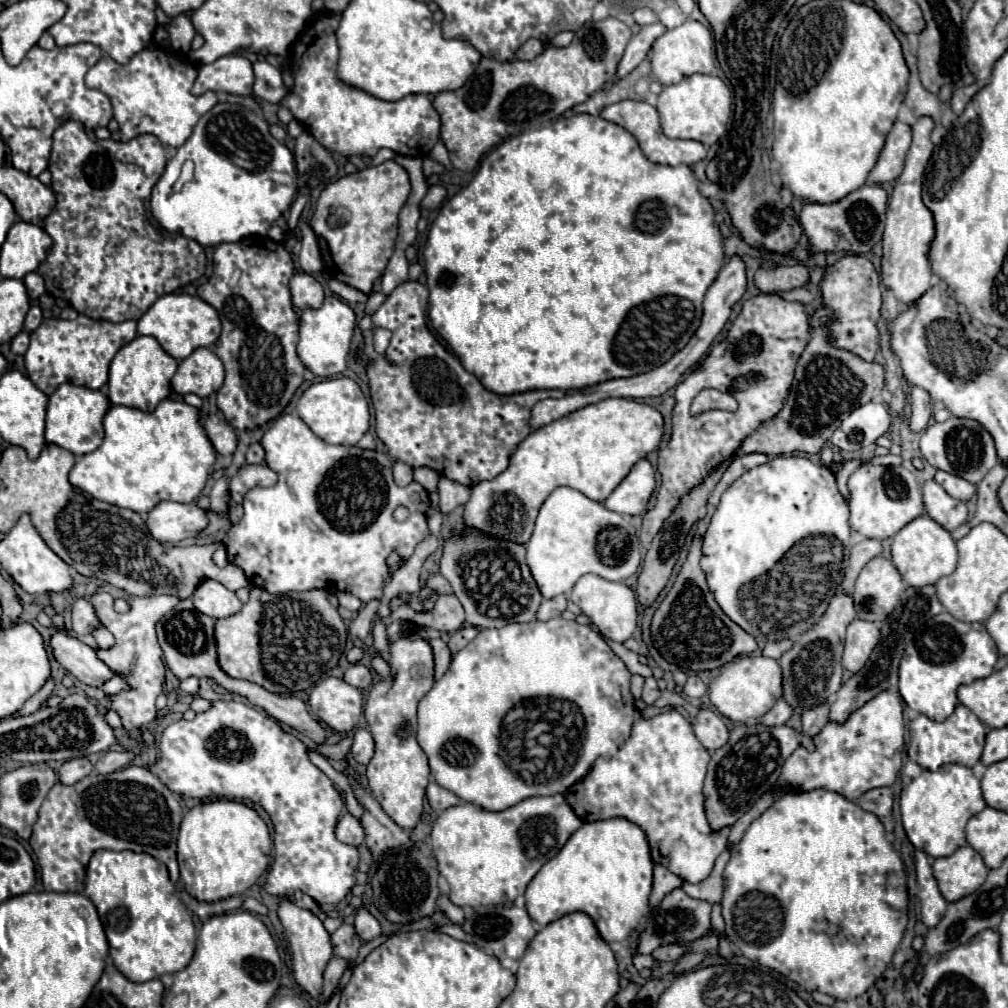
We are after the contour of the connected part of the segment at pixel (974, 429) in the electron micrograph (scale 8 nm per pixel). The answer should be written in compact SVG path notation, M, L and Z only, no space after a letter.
M949 417L945 423L931 423L923 431L919 447L921 447L923 459L929 465L933 465L935 469L953 473L953 475L957 475L969 483L975 483L975 485L999 461L993 437L989 435L989 431L985 431L985 427L981 427L981 423L977 423L973 419Z

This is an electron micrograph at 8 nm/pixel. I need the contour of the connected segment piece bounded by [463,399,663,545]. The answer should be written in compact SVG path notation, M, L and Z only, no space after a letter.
M603 399L577 409L549 425L533 429L515 447L509 467L501 475L471 487L471 499L463 511L463 527L477 529L493 539L509 539L525 545L533 533L539 507L553 489L565 485L603 503L631 467L657 449L661 437L661 413L633 399Z

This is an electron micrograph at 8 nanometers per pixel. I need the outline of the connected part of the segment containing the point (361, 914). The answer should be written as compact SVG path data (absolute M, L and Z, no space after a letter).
M359 907L359 909L357 909L355 929L357 929L357 935L359 935L363 941L371 941L371 939L375 939L375 937L381 935L381 925L379 925L379 921L377 921L365 907Z

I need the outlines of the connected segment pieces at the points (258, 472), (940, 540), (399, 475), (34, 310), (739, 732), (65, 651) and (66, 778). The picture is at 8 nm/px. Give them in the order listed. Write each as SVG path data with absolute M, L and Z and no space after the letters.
M243 465L229 483L231 501L241 503L245 493L257 487L271 487L277 483L277 473L271 471L267 465Z
M919 515L913 519L913 523L907 523L891 543L893 553L893 565L899 569L901 577L911 587L925 587L937 583L937 579L951 575L957 567L957 545L945 527L941 527L937 521L929 519L929 515Z
M395 461L393 463L393 477L397 485L409 485L413 481L413 469L407 463Z
M33 305L31 309L29 309L29 313L27 313L27 317L25 317L25 331L35 331L37 327L39 327L39 323L41 323L41 309L37 307L37 305Z
M755 721L733 727L727 745L713 751L705 777L705 813L711 829L717 833L725 827L733 827L755 805L755 801L777 783L785 759L799 745L799 735L787 725L767 727Z
M55 633L51 639L55 659L83 685L103 687L115 673L97 657L95 649L65 633Z
M87 757L69 759L59 769L59 781L63 785L73 785L73 783L81 781L83 777L87 777L91 771L93 771L93 765L91 765L91 761Z

